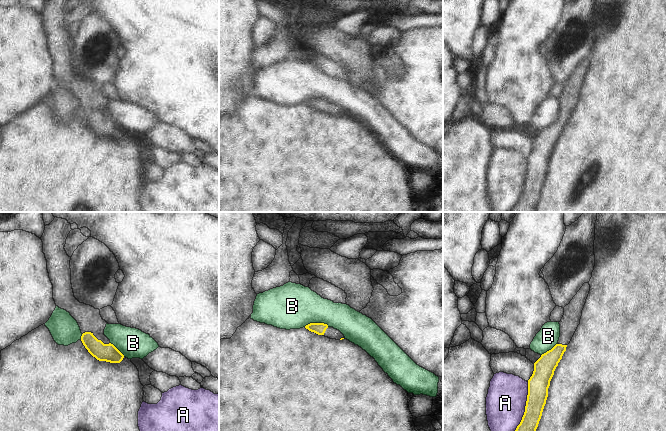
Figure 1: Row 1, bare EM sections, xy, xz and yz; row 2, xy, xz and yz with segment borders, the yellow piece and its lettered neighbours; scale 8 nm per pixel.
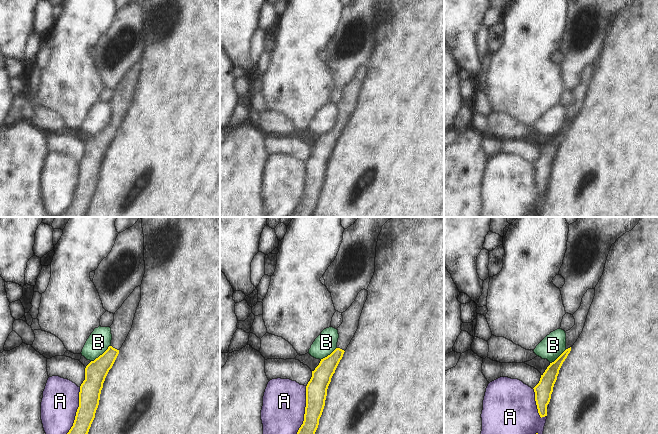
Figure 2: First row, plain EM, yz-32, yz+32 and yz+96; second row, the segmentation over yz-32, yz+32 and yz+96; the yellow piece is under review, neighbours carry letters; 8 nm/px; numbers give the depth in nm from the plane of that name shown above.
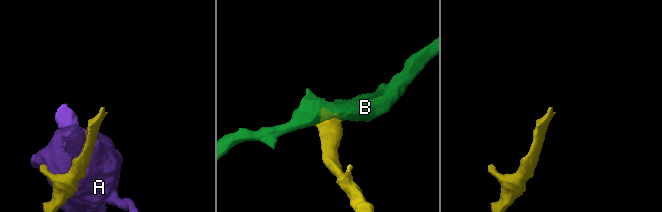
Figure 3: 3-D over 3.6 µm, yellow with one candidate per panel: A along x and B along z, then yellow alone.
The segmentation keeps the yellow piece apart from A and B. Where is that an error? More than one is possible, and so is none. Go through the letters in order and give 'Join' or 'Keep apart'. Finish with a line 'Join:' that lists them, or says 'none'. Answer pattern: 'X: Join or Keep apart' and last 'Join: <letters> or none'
A: Keep apart
B: Keep apart
Join: none

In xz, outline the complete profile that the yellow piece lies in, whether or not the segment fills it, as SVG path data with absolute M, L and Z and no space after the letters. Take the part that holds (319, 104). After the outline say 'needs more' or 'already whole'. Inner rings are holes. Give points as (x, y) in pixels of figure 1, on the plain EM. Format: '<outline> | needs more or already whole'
M310 99L306 101L305 104L311 108L314 108L318 111L323 111L330 115L342 116L345 114L339 106L329 103L324 99Z | needs more

